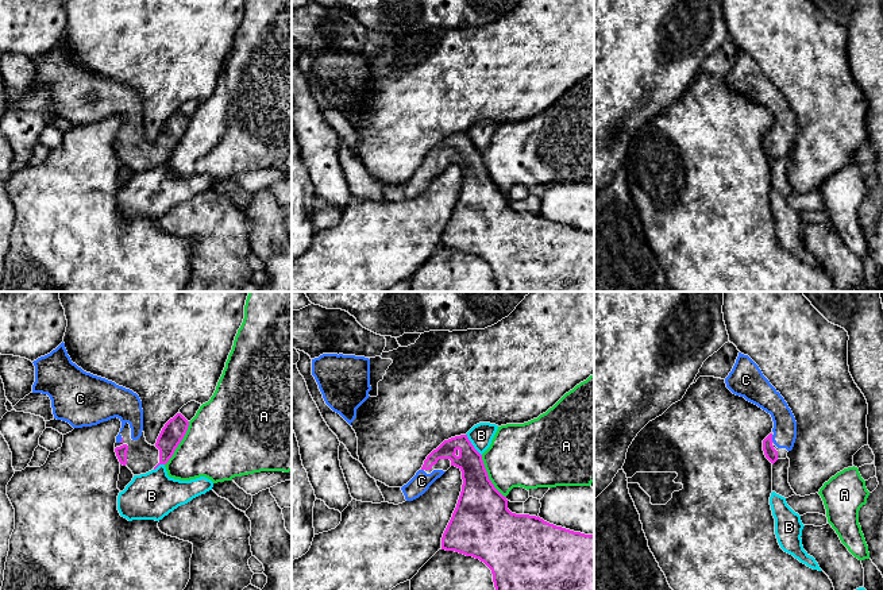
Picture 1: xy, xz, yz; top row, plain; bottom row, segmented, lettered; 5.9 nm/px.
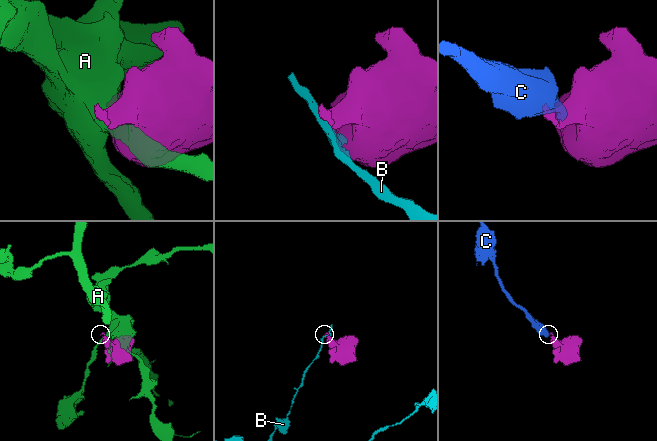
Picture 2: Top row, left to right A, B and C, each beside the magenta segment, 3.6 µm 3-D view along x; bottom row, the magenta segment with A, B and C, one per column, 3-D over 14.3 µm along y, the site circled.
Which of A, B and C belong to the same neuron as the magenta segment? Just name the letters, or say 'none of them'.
C

